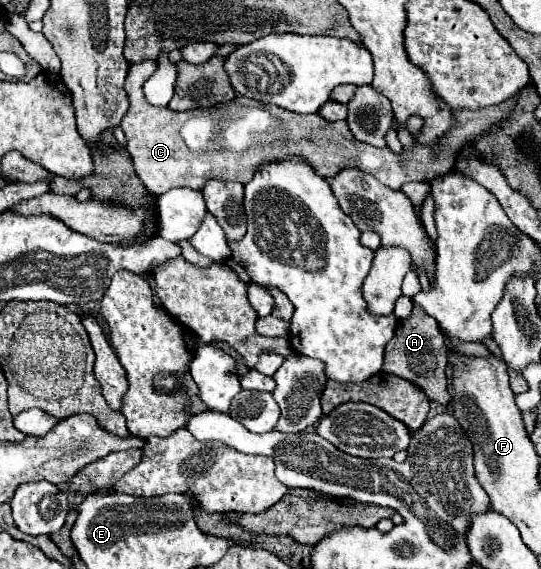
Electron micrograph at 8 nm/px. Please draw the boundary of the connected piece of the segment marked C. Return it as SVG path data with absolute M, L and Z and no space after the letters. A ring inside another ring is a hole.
M156 61L134 63L126 75L126 93L130 99L130 109L122 119L120 127L126 133L126 149L132 155L134 169L148 191L154 195L162 195L174 187L190 187L202 189L208 179L222 181L240 181L248 183L254 173L272 161L290 159L290 155L302 157L320 177L332 177L342 167L358 167L374 175L380 183L390 189L400 189L410 181L430 181L434 177L442 177L450 173L454 165L454 155L462 145L476 143L484 133L502 125L512 109L516 107L518 93L506 99L500 105L484 107L484 109L462 109L456 113L456 127L450 129L448 137L442 139L442 153L434 155L428 147L414 143L412 153L402 151L394 155L388 147L378 149L354 139L346 121L330 123L318 113L312 115L296 115L292 111L280 109L276 105L266 105L252 101L248 97L238 95L236 99L214 105L212 109L194 109L194 111L172 111L168 107L154 107L146 101L142 93L142 85L156 71ZM264 109L264 133L260 131L260 123L252 121L252 111Z

